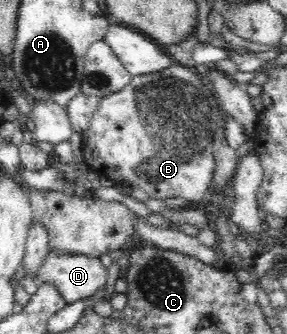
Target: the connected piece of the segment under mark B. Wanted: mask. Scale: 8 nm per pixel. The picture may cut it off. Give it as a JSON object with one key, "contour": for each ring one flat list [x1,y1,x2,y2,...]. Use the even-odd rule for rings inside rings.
{"contour":[[177,62,160,72,135,76,120,92,109,94,99,102,97,112,82,134,86,167,115,183,141,188,150,198,165,201,179,197,189,204,200,202,210,190,213,178,213,148,221,120,225,120,222,109,210,86,204,86,193,69]]}

